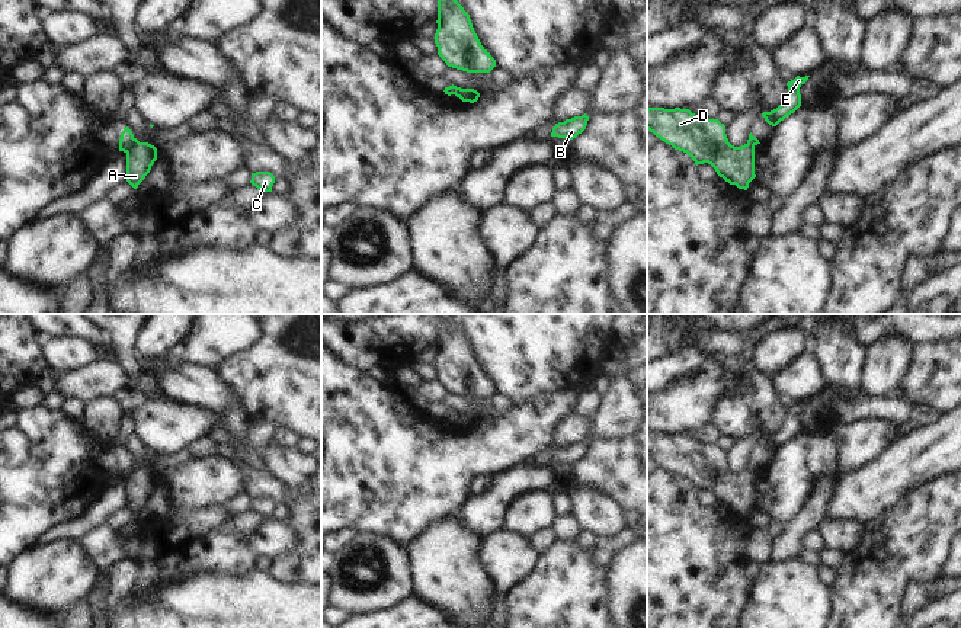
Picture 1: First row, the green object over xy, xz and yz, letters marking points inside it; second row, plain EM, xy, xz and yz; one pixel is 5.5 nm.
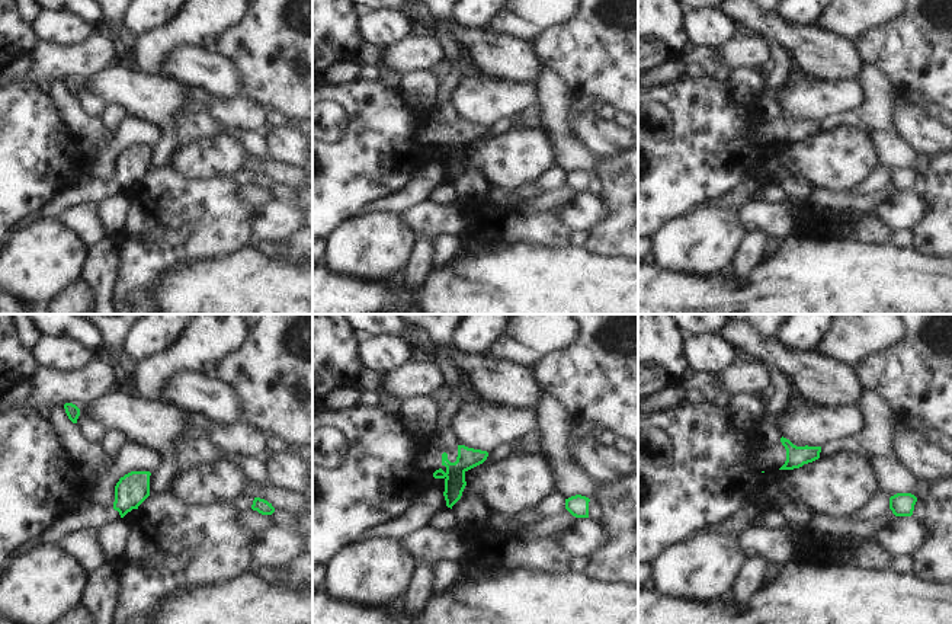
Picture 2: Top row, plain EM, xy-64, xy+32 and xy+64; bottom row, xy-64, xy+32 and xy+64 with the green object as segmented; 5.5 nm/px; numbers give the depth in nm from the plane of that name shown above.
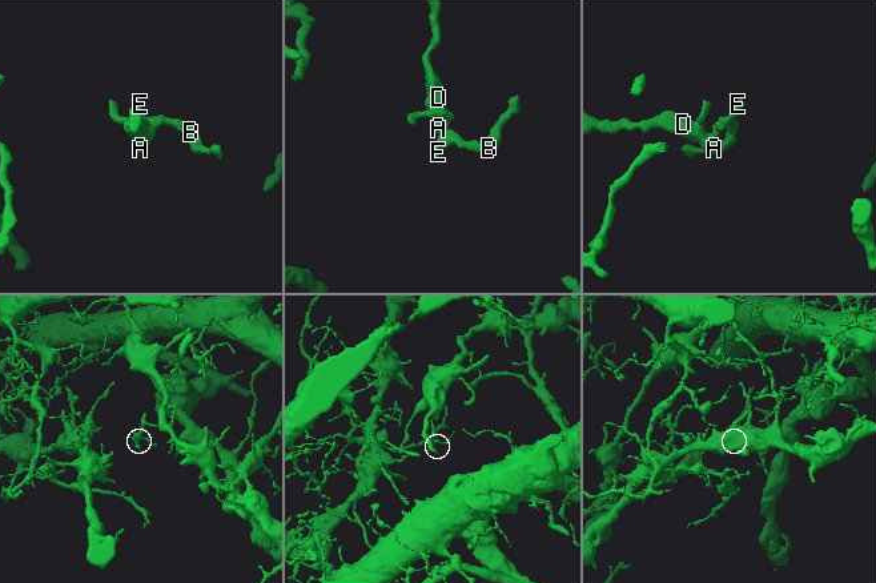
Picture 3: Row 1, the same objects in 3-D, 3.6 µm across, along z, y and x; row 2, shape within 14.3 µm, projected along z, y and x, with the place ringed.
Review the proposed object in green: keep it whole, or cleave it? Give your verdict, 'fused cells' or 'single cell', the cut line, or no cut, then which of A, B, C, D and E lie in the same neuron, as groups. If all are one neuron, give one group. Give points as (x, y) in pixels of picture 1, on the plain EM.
fused cells | xy (138, 467), (125, 477) | A D / B C E

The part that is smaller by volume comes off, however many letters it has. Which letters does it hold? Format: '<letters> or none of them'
B, C, E

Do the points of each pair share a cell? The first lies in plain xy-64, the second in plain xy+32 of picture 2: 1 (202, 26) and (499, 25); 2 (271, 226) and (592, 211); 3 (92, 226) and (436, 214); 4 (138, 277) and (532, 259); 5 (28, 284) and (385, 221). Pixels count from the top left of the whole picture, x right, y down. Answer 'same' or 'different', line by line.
1: same
2: same
3: same
4: different
5: same

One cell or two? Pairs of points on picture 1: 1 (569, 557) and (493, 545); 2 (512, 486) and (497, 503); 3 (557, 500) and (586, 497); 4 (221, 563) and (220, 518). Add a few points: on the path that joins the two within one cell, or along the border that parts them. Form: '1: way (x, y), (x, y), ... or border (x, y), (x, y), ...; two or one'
1: border (540, 551), (534, 567), (519, 580); two
2: way (508, 490), (499, 499); one
3: border (567, 494), (572, 503), (572, 513); two
4: way (214, 551), (214, 529); one

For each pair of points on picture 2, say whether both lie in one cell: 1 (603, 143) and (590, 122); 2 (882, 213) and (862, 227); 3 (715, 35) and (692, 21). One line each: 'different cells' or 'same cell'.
1: same cell
2: different cells
3: same cell

